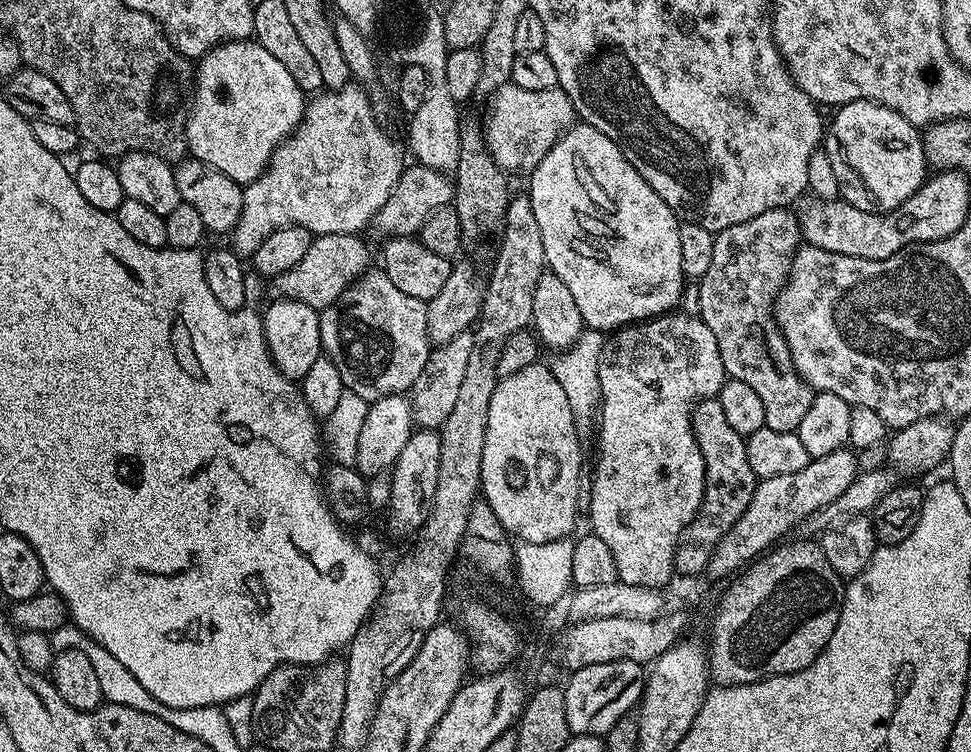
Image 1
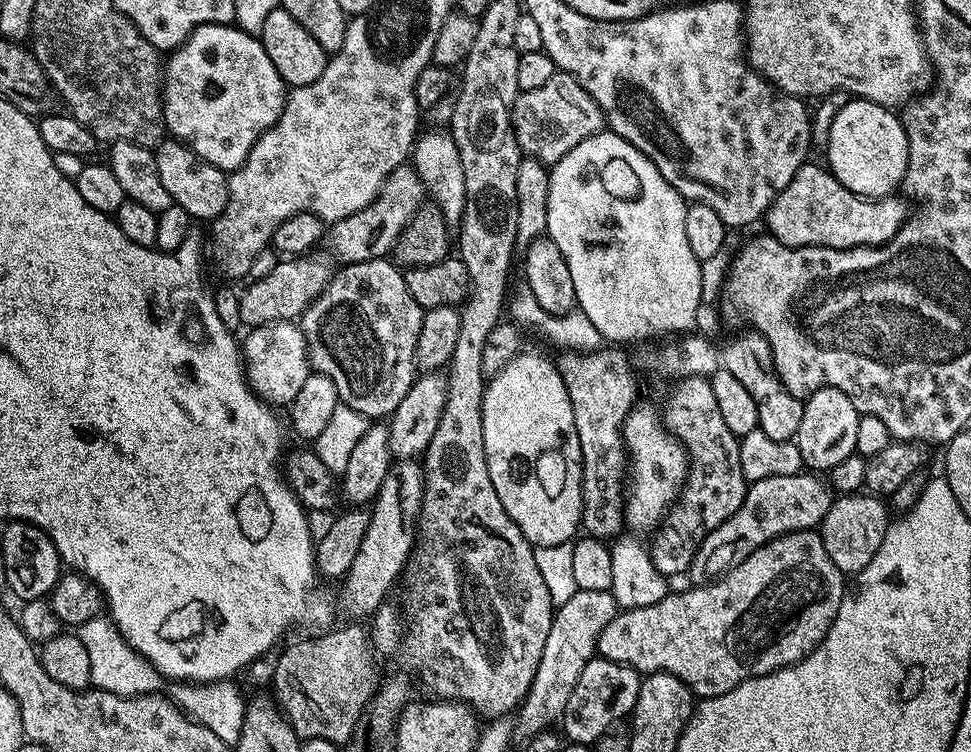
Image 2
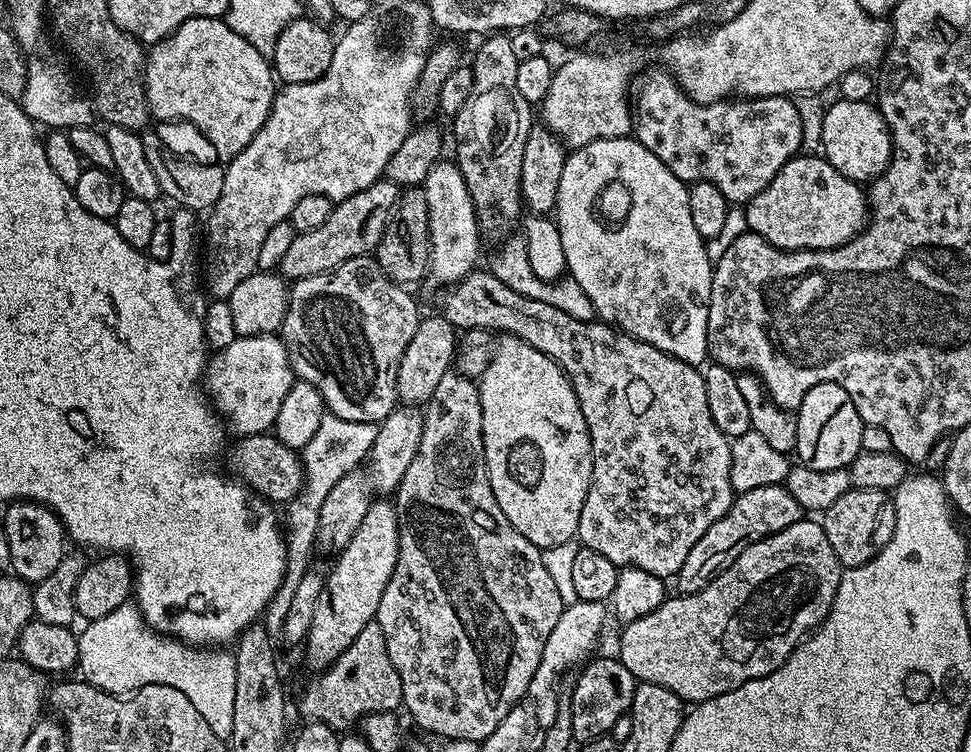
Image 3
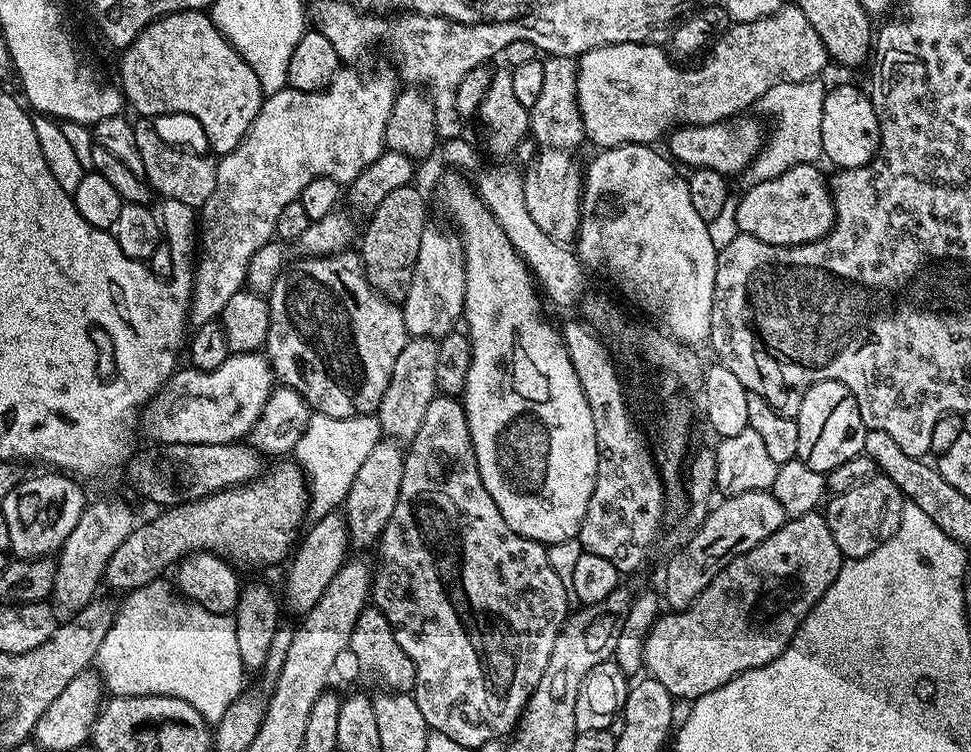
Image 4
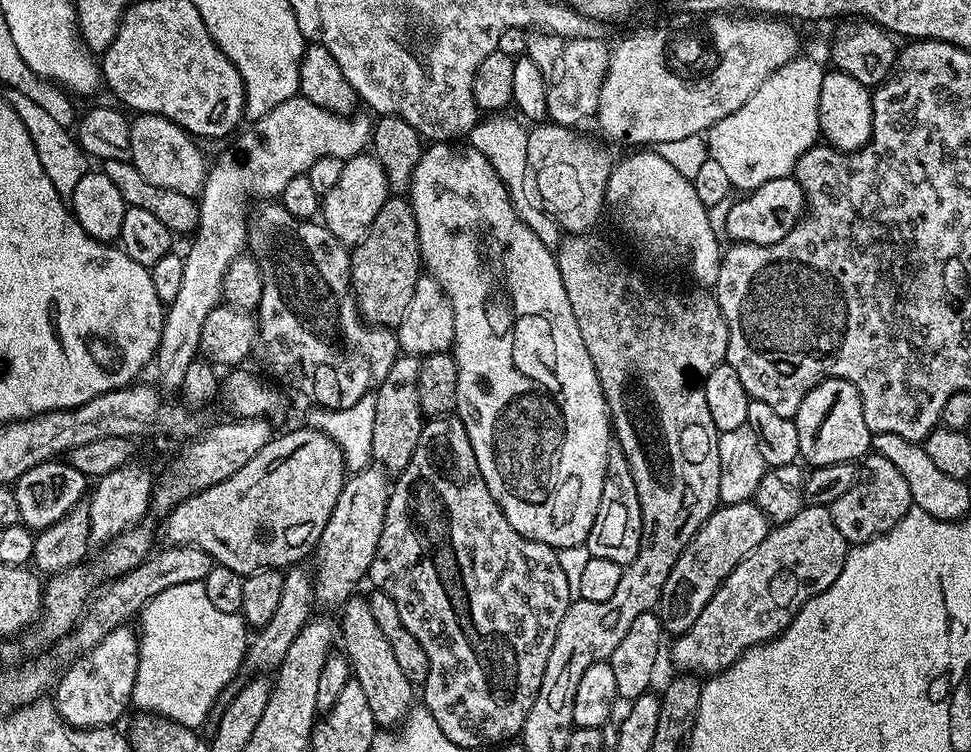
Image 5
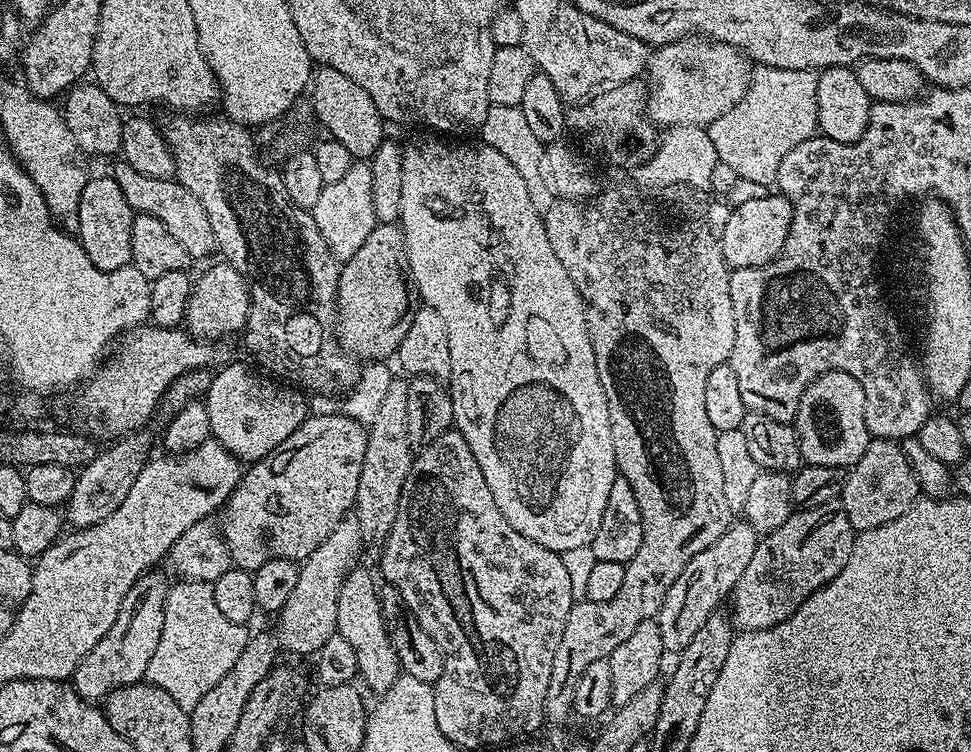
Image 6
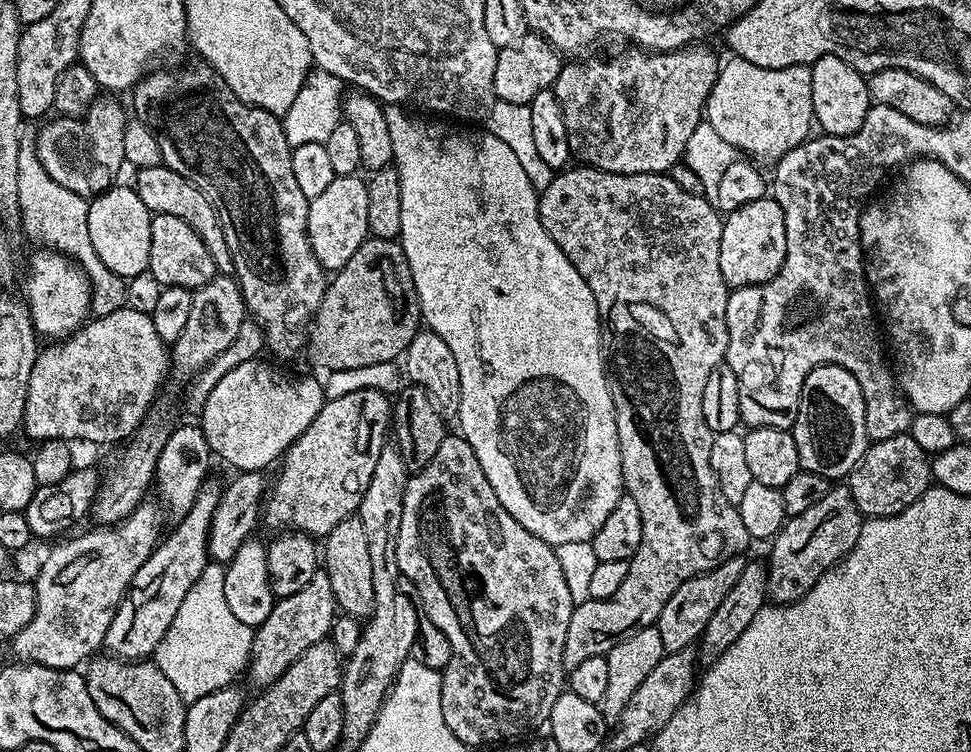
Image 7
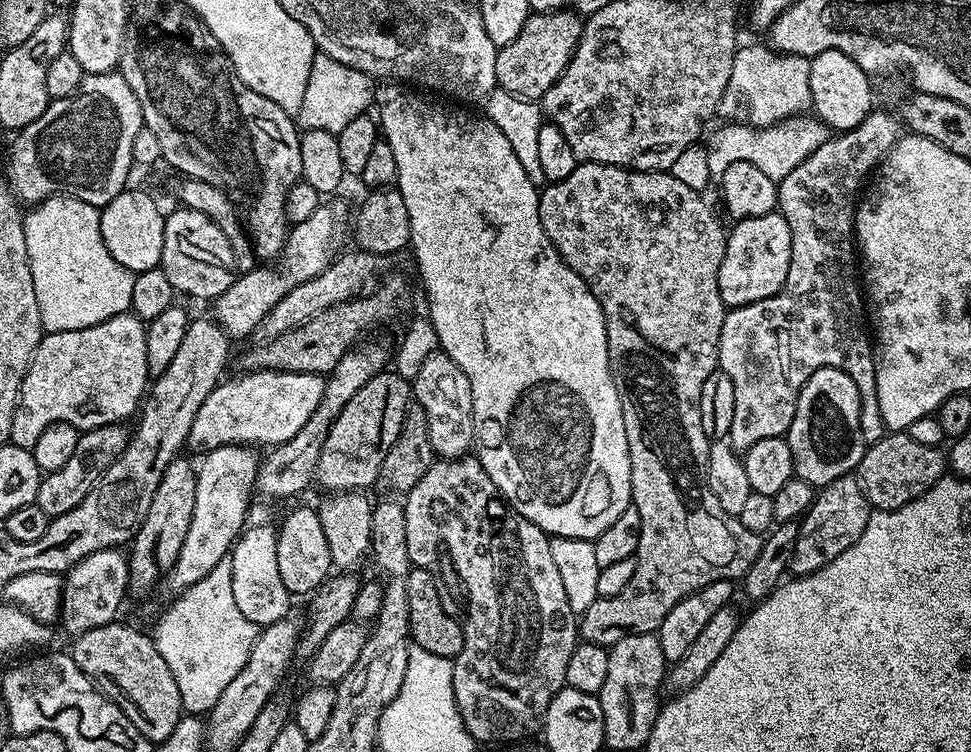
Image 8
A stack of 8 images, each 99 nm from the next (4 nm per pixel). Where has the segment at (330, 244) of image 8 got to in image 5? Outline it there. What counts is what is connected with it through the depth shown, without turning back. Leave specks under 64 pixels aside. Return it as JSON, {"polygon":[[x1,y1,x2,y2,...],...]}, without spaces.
{"polygon":[[363,152,351,156,344,161,342,175,337,185,322,198,321,215,326,228,345,247,355,247,368,233,374,218,382,208,384,201,388,200,390,189,388,179,381,163,370,152]]}

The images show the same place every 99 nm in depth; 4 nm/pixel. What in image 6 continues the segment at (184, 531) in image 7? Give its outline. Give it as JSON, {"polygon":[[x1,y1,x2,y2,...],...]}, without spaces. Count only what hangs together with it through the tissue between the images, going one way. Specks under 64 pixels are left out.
{"polygon":[[145,574,138,583,130,586,126,598,122,598,118,618,114,618,114,626,110,626,102,642,98,642,98,646,94,646,76,667,70,683,82,699,103,701,115,688,141,683,147,677,150,658,154,658,158,638,162,638,166,595,166,584,152,575,156,574]]}

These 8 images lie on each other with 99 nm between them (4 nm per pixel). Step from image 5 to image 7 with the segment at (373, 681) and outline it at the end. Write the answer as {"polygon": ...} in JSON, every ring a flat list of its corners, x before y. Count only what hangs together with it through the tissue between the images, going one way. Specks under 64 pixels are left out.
{"polygon":[[359,515,346,517,322,540,322,570,330,578,337,609,343,615,367,618,372,614,374,602,374,569,370,566,370,545,366,539,366,526]]}

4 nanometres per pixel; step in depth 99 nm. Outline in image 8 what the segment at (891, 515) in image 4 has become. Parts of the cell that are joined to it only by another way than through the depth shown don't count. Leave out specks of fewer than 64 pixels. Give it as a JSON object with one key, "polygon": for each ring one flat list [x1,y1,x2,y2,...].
{"polygon":[[889,431,878,442,874,442,865,447,864,457,861,458,860,465,856,467,855,475,860,481,869,505,873,509,889,512,890,510,898,510,902,506,906,506,914,498,926,494,926,490,930,490,935,486,945,475,945,472,946,456,940,448,921,446,920,443,914,442,914,438,908,436,907,431]]}

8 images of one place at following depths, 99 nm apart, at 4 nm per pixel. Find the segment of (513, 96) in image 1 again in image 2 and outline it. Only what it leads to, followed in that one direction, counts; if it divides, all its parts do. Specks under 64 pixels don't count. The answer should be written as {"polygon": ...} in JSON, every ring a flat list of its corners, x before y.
{"polygon":[[556,71,538,90,520,92,512,109,512,133,516,136,516,145,525,157,540,161,545,166,558,163,563,156,570,154,578,142,590,138,595,132,605,127,604,111,586,94,586,90,575,80,569,72]]}

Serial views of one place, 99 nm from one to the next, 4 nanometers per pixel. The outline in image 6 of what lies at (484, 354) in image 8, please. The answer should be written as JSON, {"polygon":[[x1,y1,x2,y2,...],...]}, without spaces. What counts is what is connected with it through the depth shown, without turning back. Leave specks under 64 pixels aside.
{"polygon":[[452,138,432,139,436,140,420,140,417,144,404,148,402,214,398,223,404,230,412,281,416,284,420,299,427,307,438,310,438,314,442,314,446,322,446,334,450,342,450,374,447,379,452,393,455,431,461,432,470,450,474,450,474,458,478,458,478,466,482,466,482,478,486,478,486,486,490,486,490,494,494,494,498,510,502,510,506,522,510,522,510,526,514,526,518,534,538,542,538,546,546,546,552,552,562,553,566,550,578,550,578,546,589,546,602,522,606,498,610,498,610,486,614,486,618,473,606,394,598,378,594,346,590,346,580,291,574,286,574,282,570,282,566,266,558,262,550,247,542,212,535,208,530,190,522,174,515,169,514,163,505,154,483,142,455,144,452,141,455,139]]}

